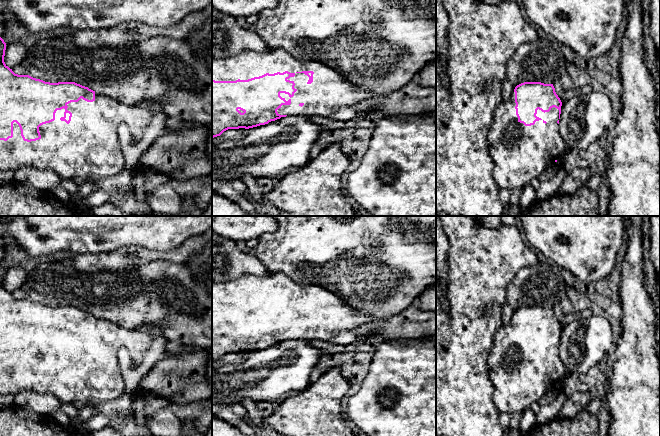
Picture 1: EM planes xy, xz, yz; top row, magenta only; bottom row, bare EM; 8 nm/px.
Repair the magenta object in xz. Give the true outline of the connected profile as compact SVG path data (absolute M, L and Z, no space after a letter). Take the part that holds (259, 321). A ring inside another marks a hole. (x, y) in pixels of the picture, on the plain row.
M281 273L266 277L246 275L227 282L212 281L212 362L228 353L253 352L286 340L319 340L347 346L356 340L356 329L375 319L349 307L341 298L317 285L301 285Z

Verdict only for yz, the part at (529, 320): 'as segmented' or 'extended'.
extended

